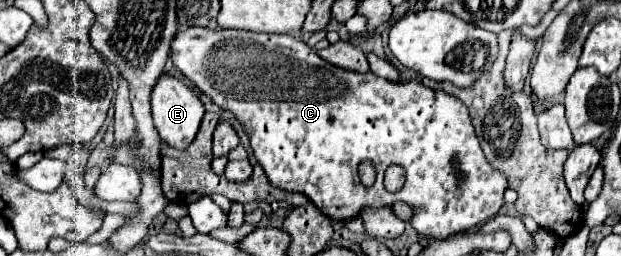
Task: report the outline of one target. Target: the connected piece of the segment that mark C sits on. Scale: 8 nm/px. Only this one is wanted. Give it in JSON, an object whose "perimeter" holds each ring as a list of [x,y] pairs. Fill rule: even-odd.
{"perimeter":[[[193,26],[193,28],[187,28],[185,32],[177,32],[173,44],[171,44],[171,58],[175,62],[175,66],[201,90],[205,92],[207,96],[213,98],[213,102],[217,106],[221,106],[223,110],[229,110],[233,112],[239,122],[243,124],[249,140],[251,140],[251,148],[253,148],[253,154],[257,158],[257,162],[263,166],[269,182],[277,188],[283,188],[283,190],[289,190],[289,192],[303,192],[327,218],[331,220],[337,220],[337,222],[343,222],[343,220],[351,220],[351,218],[357,218],[359,212],[365,208],[365,206],[393,206],[393,202],[397,200],[403,200],[407,202],[411,208],[413,208],[413,216],[411,216],[411,226],[423,234],[423,236],[431,236],[435,240],[445,240],[449,236],[455,236],[459,232],[467,232],[471,228],[477,228],[481,226],[483,222],[491,220],[499,210],[501,206],[505,204],[503,202],[503,194],[505,190],[509,188],[507,184],[507,178],[499,172],[499,170],[493,170],[493,166],[489,166],[489,162],[485,160],[483,156],[483,150],[477,142],[477,136],[473,132],[473,126],[471,126],[471,118],[469,118],[469,110],[465,110],[465,104],[443,92],[443,90],[433,90],[433,88],[427,88],[423,86],[419,80],[401,80],[401,82],[389,82],[385,78],[379,78],[375,74],[357,74],[353,70],[343,70],[339,66],[333,66],[329,62],[325,62],[321,56],[317,56],[315,50],[311,50],[303,40],[295,40],[293,36],[285,36],[285,34],[257,34],[257,32],[245,32],[245,30],[207,30],[207,28],[201,28],[201,26]],[[361,160],[371,160],[377,168],[377,182],[373,188],[365,188],[359,180],[359,162]],[[453,160],[459,160],[459,172],[463,174],[463,178],[459,180],[459,174],[457,170],[453,168]],[[391,164],[399,164],[405,168],[405,184],[399,192],[395,194],[389,194],[383,186],[383,176],[385,176],[385,170],[387,166]]]}

